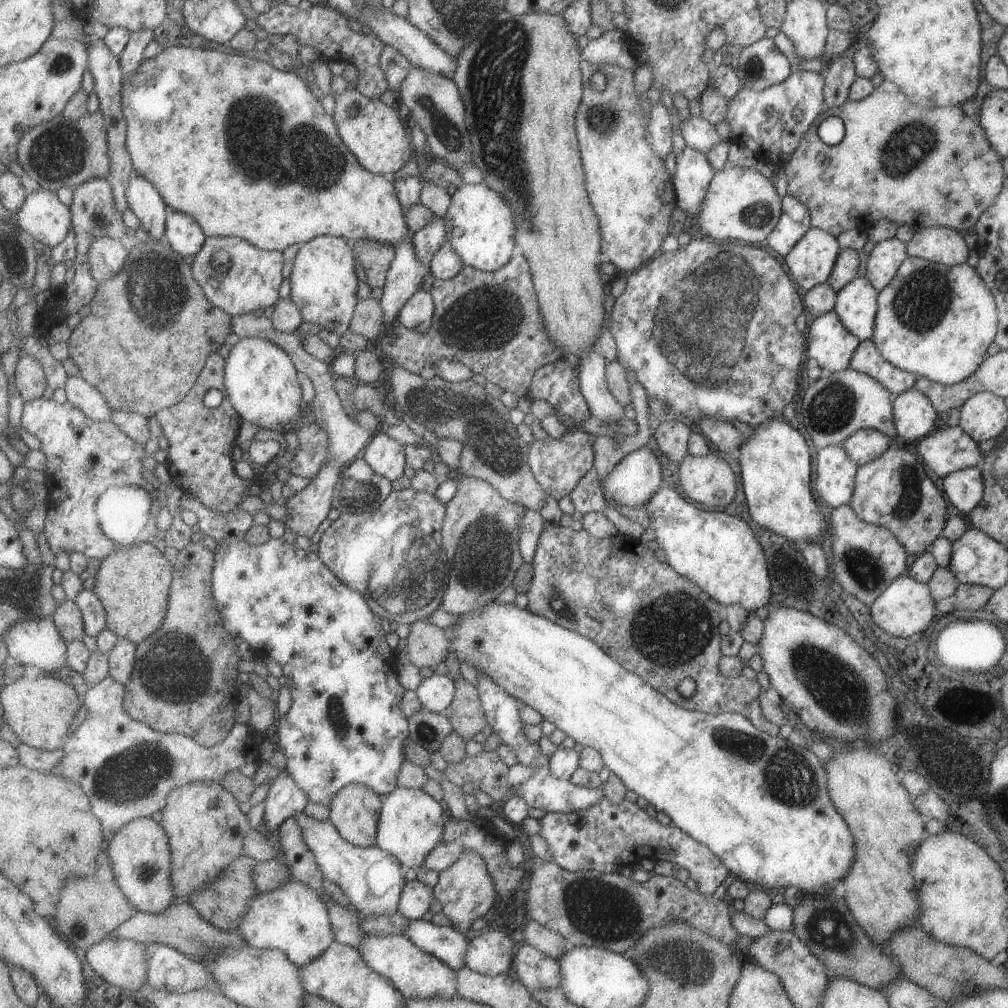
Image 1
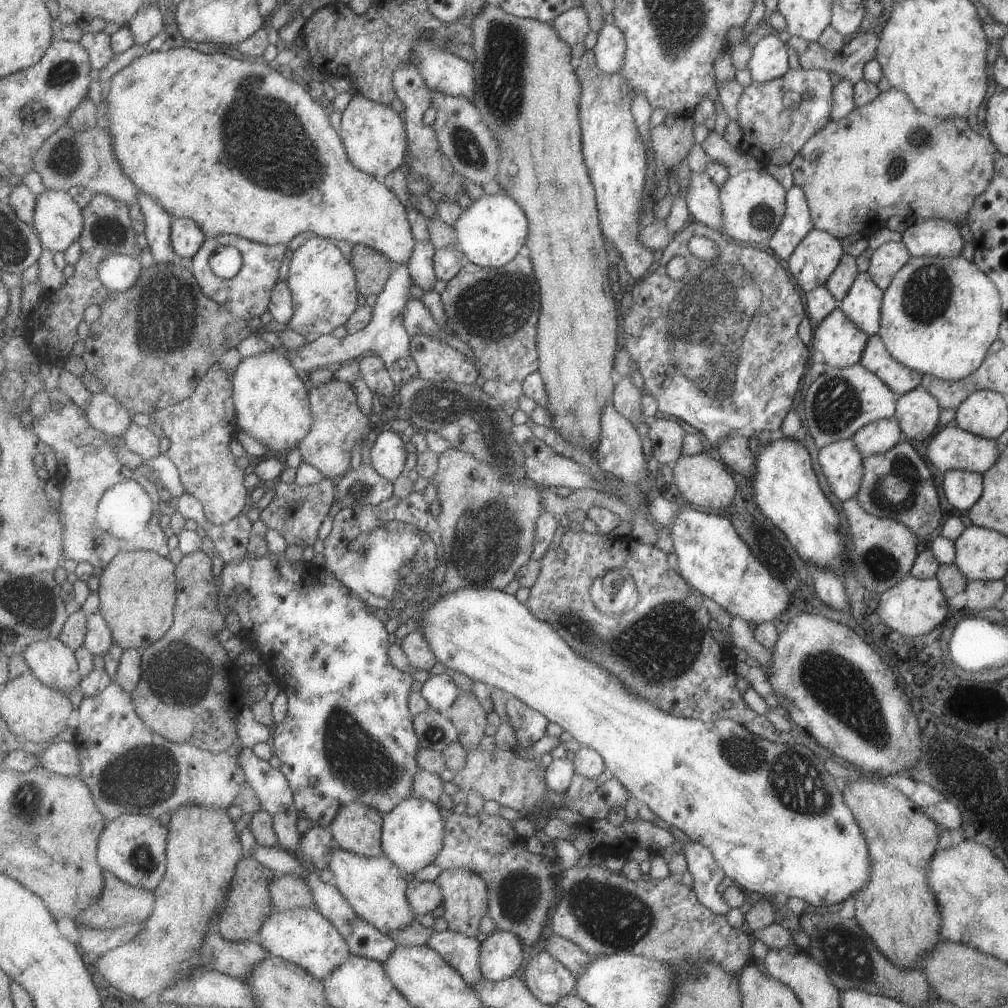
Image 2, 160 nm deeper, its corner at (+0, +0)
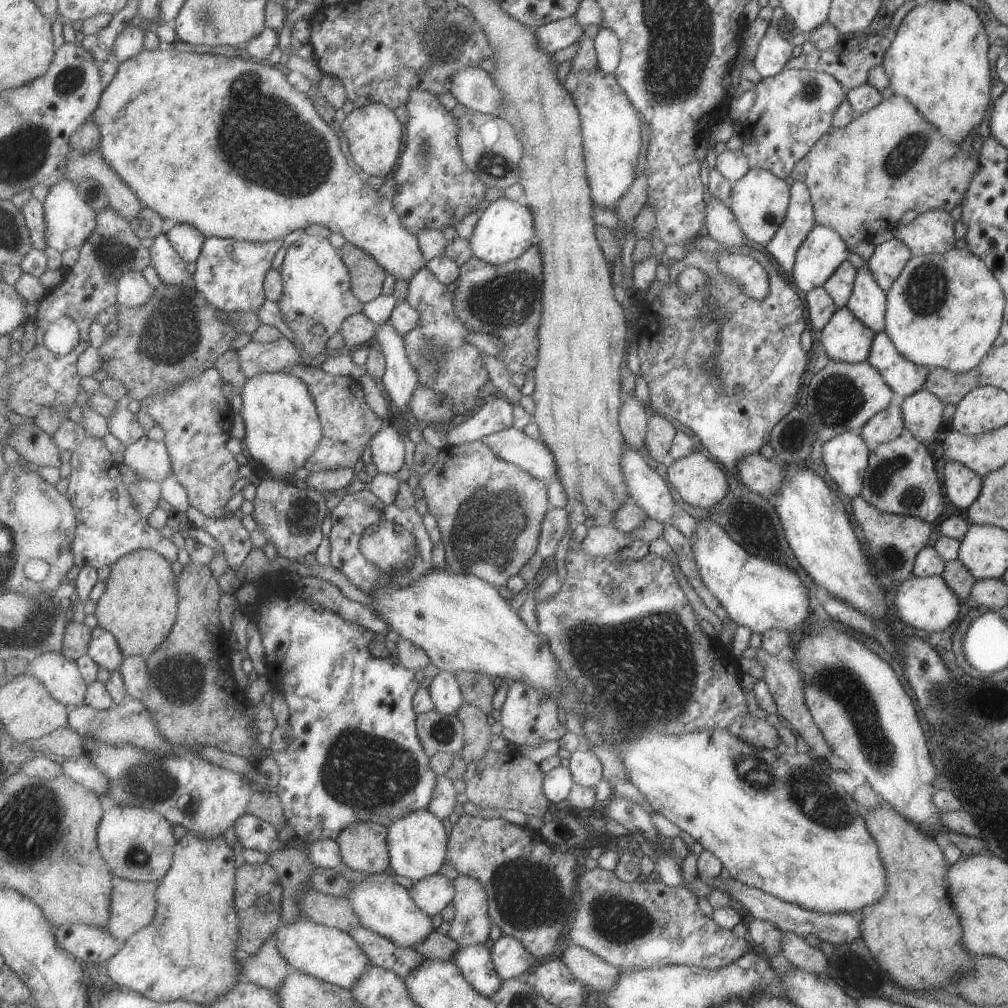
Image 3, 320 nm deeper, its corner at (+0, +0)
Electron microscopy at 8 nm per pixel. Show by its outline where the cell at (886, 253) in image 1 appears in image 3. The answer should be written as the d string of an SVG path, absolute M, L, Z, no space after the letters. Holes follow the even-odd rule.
M891 238L875 246L866 264L877 286L886 291L911 257L909 248L903 242Z

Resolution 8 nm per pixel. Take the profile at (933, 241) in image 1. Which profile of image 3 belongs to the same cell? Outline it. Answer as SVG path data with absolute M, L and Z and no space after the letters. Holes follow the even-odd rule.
M941 209L928 210L918 214L908 224L893 228L893 238L903 242L912 256L941 254L954 246L953 224L955 214Z

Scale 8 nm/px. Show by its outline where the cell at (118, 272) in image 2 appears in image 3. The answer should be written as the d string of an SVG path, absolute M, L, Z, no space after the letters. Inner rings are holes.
M131 271L119 278L118 291L118 303L133 308L146 305L156 293L141 271Z

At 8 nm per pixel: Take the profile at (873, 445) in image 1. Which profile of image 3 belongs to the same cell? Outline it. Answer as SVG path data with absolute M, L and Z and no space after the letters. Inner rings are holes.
M888 404L871 418L859 429L859 434L866 442L866 447L870 451L877 445L889 442L901 434L904 427L900 406Z

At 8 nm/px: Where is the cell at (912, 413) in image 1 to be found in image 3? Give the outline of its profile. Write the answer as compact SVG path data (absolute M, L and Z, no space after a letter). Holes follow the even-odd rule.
M922 388L903 397L900 405L904 427L918 441L935 436L942 421L944 404Z

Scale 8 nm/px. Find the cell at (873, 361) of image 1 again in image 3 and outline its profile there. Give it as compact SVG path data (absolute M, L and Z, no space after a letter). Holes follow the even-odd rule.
M884 330L874 334L867 361L897 396L906 397L921 389L929 371L899 354Z

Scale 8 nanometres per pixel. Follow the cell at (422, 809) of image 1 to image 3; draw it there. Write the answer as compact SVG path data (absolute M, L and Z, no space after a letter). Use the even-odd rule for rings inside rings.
M421 809L408 814L391 825L388 830L391 870L395 874L417 882L436 875L441 870L441 866L448 861L450 827L429 809Z

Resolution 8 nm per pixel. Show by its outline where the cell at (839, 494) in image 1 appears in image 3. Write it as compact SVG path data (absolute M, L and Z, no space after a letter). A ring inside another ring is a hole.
M843 431L822 444L822 461L826 472L843 494L859 494L868 452L859 431Z

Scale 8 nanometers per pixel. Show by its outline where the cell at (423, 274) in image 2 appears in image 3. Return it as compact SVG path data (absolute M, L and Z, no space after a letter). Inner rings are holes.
M423 267L408 283L408 295L405 300L409 301L420 314L418 325L404 336L409 360L420 376L420 386L430 388L449 397L458 414L465 414L471 410L476 411L487 400L481 398L481 388L491 380L491 376L489 376L489 370L484 367L483 355L485 353L478 346L468 341L468 335L473 331L456 311L455 291L451 292L447 285L443 284L429 270L429 267Z

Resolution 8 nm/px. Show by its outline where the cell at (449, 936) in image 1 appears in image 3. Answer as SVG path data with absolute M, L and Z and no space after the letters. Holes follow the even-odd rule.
M490 944L461 947L453 961L481 994L493 998L502 989L504 978L496 969Z

